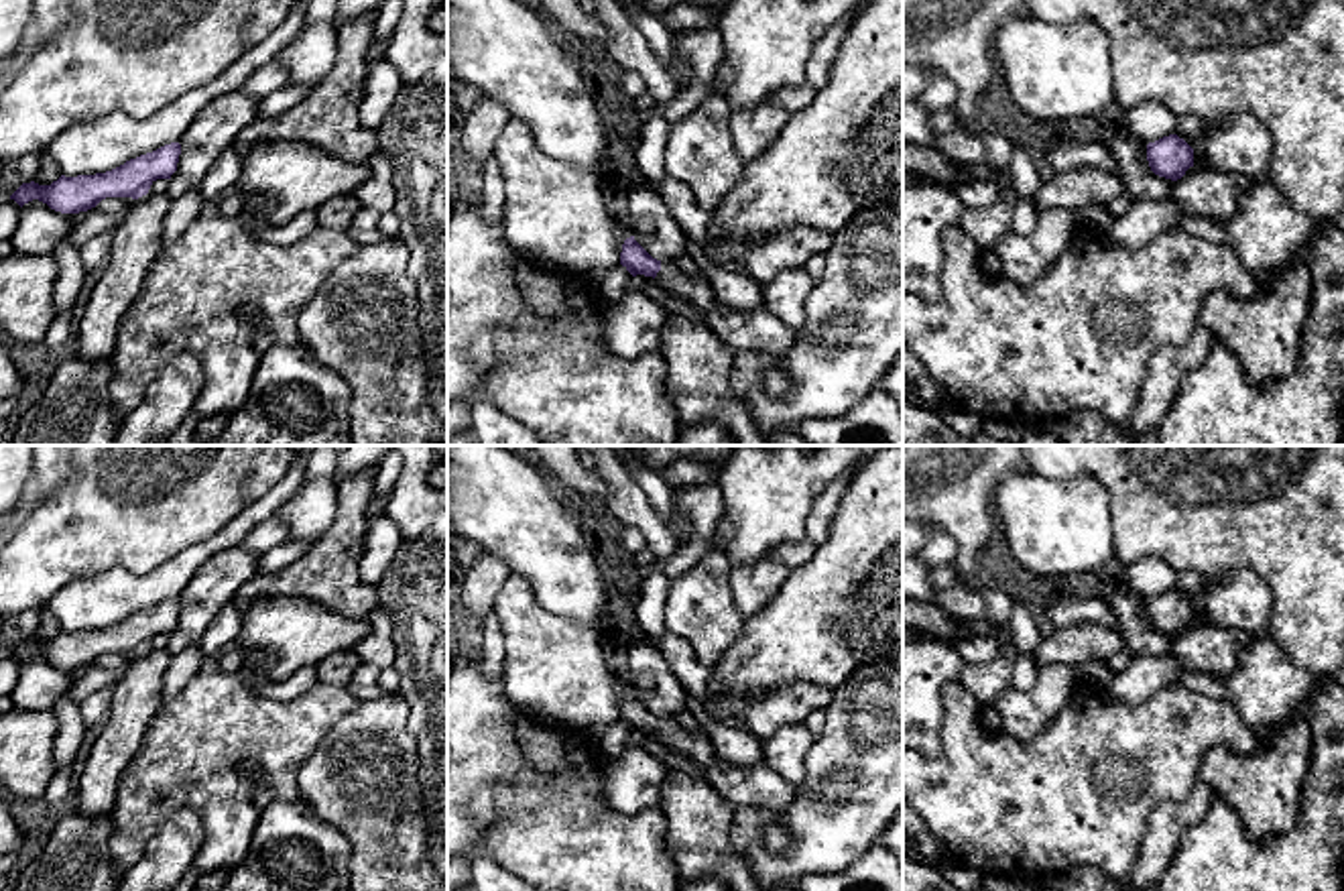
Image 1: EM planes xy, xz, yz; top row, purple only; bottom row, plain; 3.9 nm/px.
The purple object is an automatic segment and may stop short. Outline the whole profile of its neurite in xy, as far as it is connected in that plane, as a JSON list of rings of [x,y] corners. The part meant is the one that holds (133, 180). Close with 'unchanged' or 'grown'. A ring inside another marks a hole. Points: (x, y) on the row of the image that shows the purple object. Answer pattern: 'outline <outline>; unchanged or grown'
outline [[[171,142],[152,153],[126,161],[124,165],[96,175],[61,175],[51,185],[22,183],[10,199],[20,207],[33,199],[61,214],[79,214],[96,207],[106,197],[138,199],[148,193],[157,179],[171,179],[177,171],[181,144]]]; unchanged

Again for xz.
outline [[[634,236],[622,244],[620,264],[632,277],[653,277],[655,285],[695,307],[701,323],[732,352],[781,354],[795,342],[795,330],[769,309],[740,309],[722,303],[704,275],[685,275],[673,262],[653,258]]]; grown

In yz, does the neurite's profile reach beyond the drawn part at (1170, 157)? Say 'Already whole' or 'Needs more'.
Already whole

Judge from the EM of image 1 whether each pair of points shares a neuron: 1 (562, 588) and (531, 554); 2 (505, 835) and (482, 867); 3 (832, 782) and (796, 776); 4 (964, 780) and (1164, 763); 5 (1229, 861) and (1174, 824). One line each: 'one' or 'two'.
1: one
2: two
3: two
4: one
5: two

